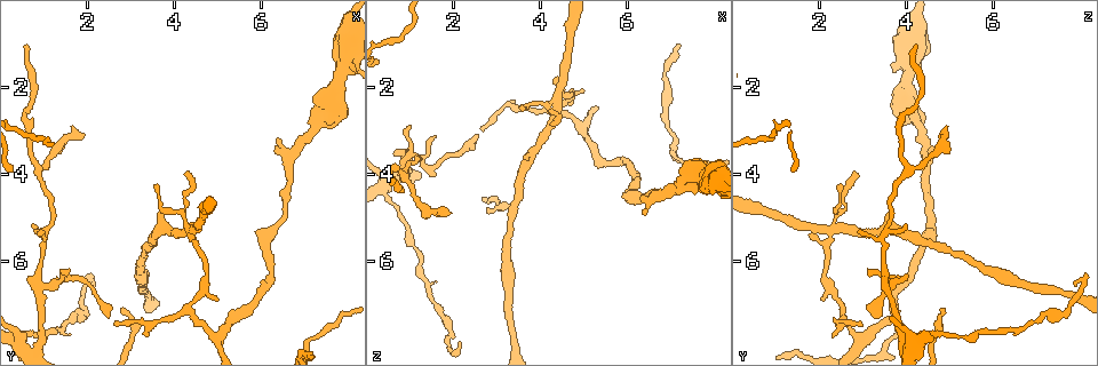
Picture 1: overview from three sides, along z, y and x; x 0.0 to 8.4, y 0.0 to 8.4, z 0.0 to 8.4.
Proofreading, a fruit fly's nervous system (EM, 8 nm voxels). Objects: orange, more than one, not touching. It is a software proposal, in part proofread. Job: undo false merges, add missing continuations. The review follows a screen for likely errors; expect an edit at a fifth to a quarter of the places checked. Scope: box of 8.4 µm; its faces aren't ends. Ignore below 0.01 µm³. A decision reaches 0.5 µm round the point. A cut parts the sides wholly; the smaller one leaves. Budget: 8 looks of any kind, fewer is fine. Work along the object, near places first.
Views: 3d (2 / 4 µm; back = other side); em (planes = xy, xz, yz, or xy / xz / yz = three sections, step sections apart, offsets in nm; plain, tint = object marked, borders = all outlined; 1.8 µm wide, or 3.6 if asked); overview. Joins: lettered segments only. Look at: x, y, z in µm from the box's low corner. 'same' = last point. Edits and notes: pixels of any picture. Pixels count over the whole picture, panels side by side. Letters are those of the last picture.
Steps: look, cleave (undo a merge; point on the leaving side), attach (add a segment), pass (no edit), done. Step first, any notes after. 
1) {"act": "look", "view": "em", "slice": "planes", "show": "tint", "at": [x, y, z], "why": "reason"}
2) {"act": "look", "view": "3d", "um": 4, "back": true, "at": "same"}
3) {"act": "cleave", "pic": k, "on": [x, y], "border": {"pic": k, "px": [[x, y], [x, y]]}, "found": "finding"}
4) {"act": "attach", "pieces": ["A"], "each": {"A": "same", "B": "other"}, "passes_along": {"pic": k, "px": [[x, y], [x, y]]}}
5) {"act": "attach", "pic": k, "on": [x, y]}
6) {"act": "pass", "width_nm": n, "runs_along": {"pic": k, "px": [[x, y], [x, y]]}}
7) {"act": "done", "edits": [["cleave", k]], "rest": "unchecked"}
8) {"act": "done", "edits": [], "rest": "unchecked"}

{"act": "look", "view": "em", "slice": "xy", "step": 8, "show": "tint", "at": [2.00, 3.10, 4.90], "why": "thin end"}

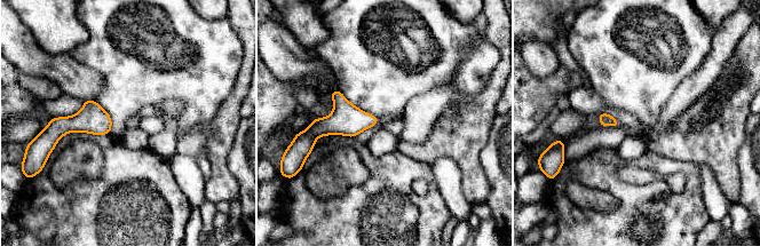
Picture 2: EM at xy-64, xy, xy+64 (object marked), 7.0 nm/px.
{"act": "look", "view": "em", "slice": "planes", "show": "borders", "at": "same"}

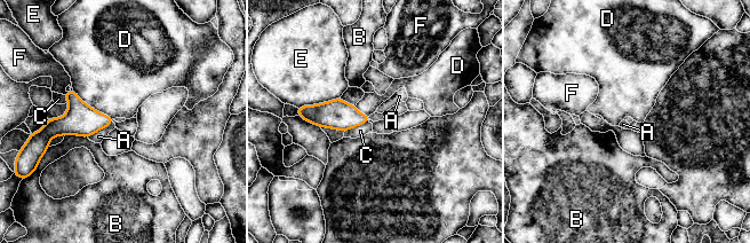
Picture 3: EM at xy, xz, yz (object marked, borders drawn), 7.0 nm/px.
{"act": "pass", "each": {"A": "other", "B": "other", "C": "other", "D": "other", "E": "other", "F": "other"}, "found": "none of them fits"}

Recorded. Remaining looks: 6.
{"act": "look", "view": "em", "um": 3.6, "slice": "planes", "show": "borders", "at": [0.75, 5.15, 3.95], "why": "free end"}

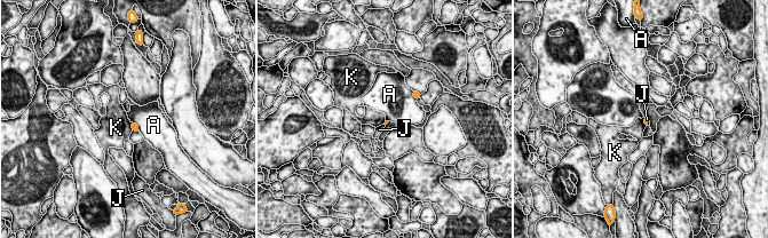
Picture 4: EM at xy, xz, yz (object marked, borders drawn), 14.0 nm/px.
{"act": "pass", "longest_contact_nm": ["A", 190], "each": {"A": "other", "J": "other", "K": "other"}, "border": {"pic": 4, "px": [[131, 123], [133, 129]]}, "found": "no lettered segment goes on from it"}

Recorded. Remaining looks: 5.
{"act": "look", "view": "3d", "um": 4, "at": [4.50, 5.35, 2.30], "why": "four or more arms meet"}

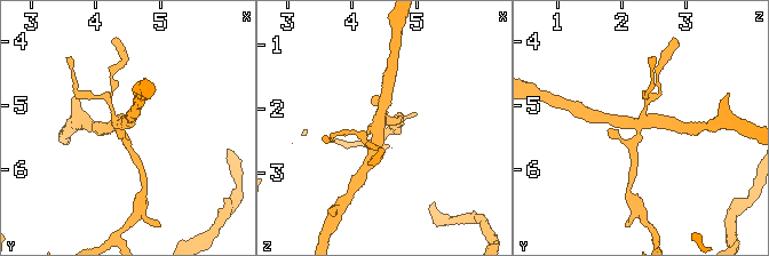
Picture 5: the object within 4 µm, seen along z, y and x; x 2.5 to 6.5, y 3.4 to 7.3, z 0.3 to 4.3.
{"act": "look", "view": "em", "um": 3.6, "slice": "planes", "show": "plain", "at": [4.40, 5.35, 2.25]}

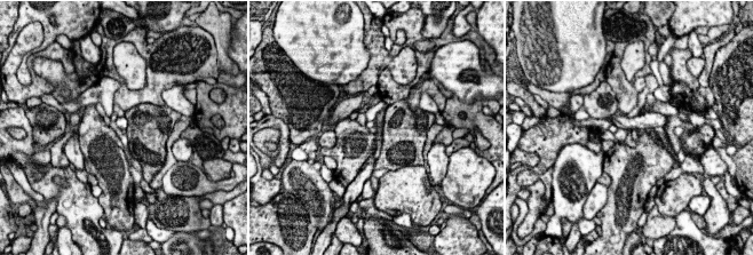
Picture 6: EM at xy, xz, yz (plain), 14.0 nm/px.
{"act": "look", "view": "em", "um": 3.6, "slice": "planes", "show": "borders", "at": "same", "why": "see the neighbours"}

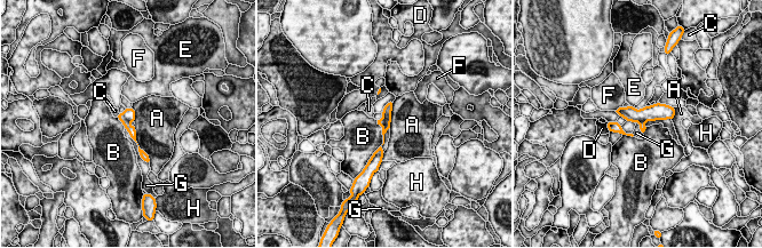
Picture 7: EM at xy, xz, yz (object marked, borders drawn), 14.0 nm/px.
{"act": "cleave", "pic": 7, "on": [128, 113], "each": {"A": "other", "B": "other", "C": "other", "D": "other", "E": "other", "F": "other", "G": "other", "H": "other"}, "arms": 4, "border": {"pic": 7, "px": [[122, 113], [129, 121]]}, "found": "two neurons meet here"}

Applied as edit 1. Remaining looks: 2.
{"act": "done", "edits": [["cleave", 7]], "rest": "unchecked"}

